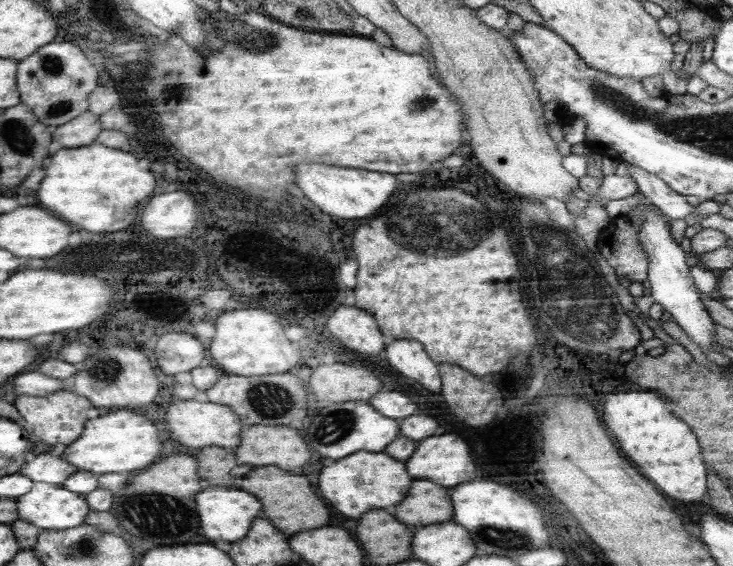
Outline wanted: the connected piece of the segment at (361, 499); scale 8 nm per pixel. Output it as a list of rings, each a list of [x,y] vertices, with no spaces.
[[[356,452],[356,456],[346,456],[332,466],[322,468],[318,488],[320,496],[328,500],[340,514],[348,518],[360,518],[364,512],[372,508],[384,508],[388,512],[394,510],[400,500],[404,500],[408,488],[412,484],[412,476],[406,470],[406,464],[394,460],[384,452]]]

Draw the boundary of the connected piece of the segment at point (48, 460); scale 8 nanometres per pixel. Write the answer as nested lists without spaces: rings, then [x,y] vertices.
[[[40,454],[34,458],[34,462],[24,464],[24,472],[34,482],[46,482],[46,484],[62,484],[68,476],[76,472],[76,466],[70,462],[56,458],[52,454]]]

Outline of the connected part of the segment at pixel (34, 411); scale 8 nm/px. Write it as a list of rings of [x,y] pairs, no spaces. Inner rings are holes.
[[[63,388],[62,392],[56,392],[56,394],[50,394],[50,396],[18,396],[18,398],[14,400],[14,406],[16,406],[18,412],[22,414],[22,418],[35,426],[35,435],[38,436],[44,444],[50,444],[50,446],[54,446],[54,444],[58,444],[58,442],[60,442],[60,444],[72,444],[72,442],[76,442],[76,440],[83,435],[82,432],[86,430],[86,420],[88,420],[86,410],[92,408],[87,397],[72,394],[72,392],[64,392],[64,390],[67,389]]]

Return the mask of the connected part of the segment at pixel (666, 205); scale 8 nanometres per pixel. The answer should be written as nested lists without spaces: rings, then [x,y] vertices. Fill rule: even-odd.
[[[623,162],[629,170],[629,175],[638,183],[638,190],[645,198],[651,201],[653,206],[660,208],[666,216],[674,220],[686,218],[695,210],[695,206],[686,201],[683,194],[674,192],[661,178],[644,170],[640,166]]]

